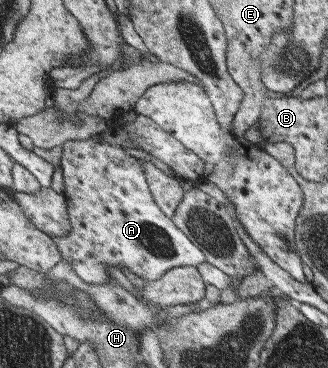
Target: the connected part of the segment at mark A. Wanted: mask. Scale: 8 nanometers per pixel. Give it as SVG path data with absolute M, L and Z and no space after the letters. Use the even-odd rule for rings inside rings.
M109 129L102 132L100 138L70 140L62 145L61 168L64 176L64 195L67 197L68 212L71 220L71 231L63 236L53 237L58 244L62 257L68 261L77 275L87 283L110 283L111 275L105 266L128 267L135 275L149 281L161 279L169 269L192 265L197 267L206 262L206 254L187 235L171 216L168 216L155 199L143 162L129 155L129 149L136 145L125 130Z

